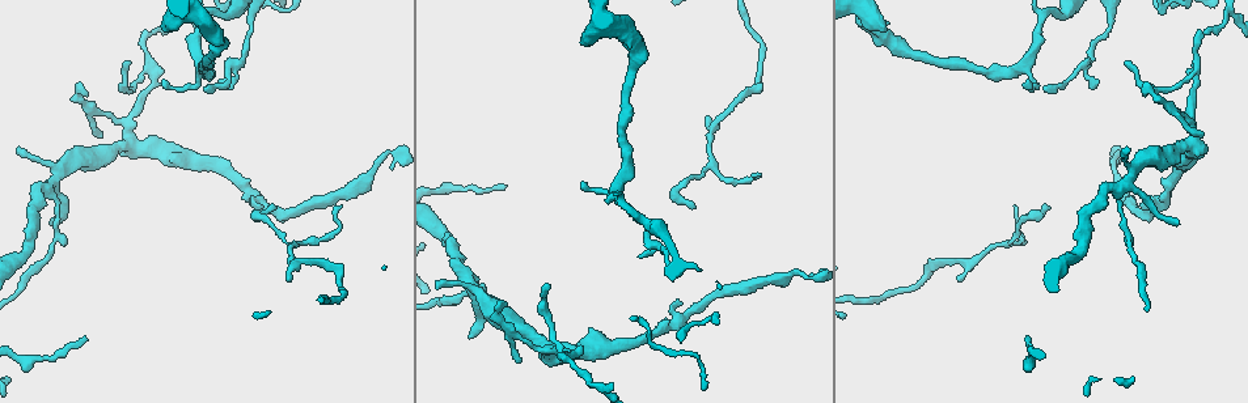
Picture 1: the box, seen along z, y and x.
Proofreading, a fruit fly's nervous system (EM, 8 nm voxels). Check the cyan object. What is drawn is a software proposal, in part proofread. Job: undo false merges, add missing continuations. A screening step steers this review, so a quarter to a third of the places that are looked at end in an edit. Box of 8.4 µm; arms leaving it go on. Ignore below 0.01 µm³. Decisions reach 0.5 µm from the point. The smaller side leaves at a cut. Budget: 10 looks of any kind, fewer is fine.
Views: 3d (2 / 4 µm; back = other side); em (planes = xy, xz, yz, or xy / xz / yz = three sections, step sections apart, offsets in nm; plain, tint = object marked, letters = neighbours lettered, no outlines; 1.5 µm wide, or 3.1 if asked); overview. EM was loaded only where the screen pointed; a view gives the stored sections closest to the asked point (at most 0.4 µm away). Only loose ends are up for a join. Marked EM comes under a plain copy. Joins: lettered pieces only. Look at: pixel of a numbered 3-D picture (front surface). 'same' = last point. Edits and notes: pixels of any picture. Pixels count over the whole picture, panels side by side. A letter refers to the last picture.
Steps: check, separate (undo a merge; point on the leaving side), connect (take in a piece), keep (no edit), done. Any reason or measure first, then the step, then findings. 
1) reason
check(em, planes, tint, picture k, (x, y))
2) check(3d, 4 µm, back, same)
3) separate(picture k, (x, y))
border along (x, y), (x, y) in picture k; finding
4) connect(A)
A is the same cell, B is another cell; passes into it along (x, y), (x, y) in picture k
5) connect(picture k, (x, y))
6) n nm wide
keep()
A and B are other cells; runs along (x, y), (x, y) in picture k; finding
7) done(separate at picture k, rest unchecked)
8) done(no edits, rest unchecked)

tapers out
check(em, planes, letters, picture 1, (1046, 210))

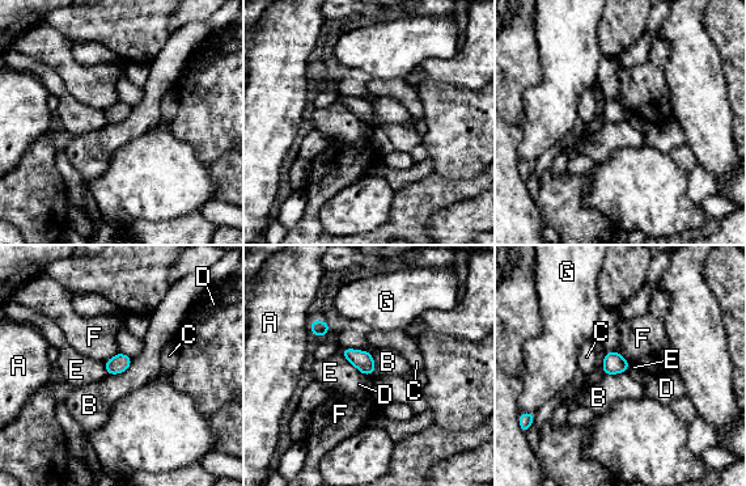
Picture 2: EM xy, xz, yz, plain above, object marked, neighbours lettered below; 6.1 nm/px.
110 nm wide
keep()
A, B, C, D, E, F and G are other cells; no lettered piece goes on from it

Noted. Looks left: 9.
thin neck
check(em, yz, step 4, letters, picture 1, (793, 271))

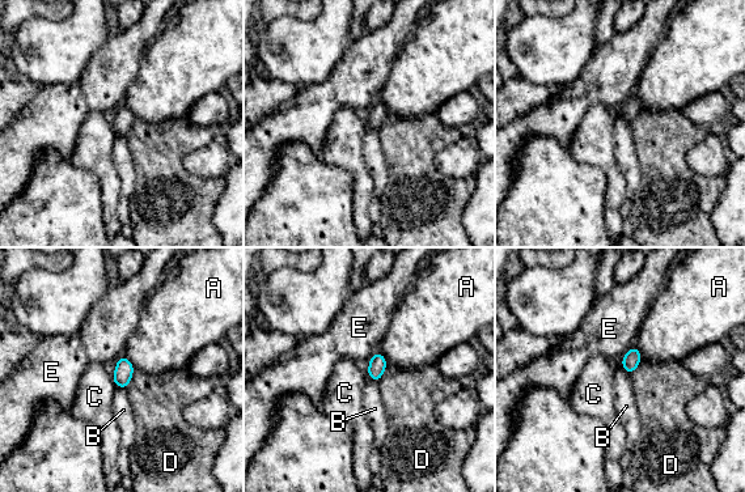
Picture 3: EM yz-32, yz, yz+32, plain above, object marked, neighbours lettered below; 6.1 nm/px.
keep()
A, B, C, D and E are other cells; border along (377, 351), (388, 365) in picture 3; all the same neuron

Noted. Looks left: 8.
thick end
check(em, xz, step 8, letters, picture 1, (582, 44))

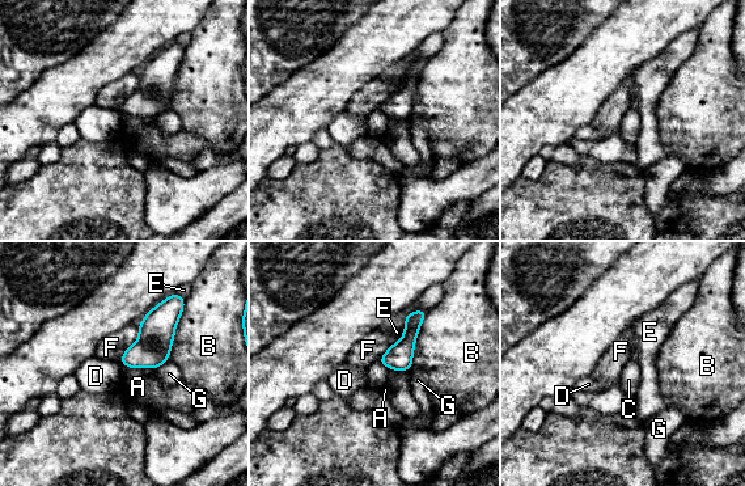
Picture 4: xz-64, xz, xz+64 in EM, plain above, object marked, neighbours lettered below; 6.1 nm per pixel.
keep()
A, B, C, D, E, F and G are other cells; border along (125, 366), (155, 370) in picture 4; no lettered piece goes on from it

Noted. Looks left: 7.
four-way junction
check(em, planes, letters, picture 1, (546, 355))

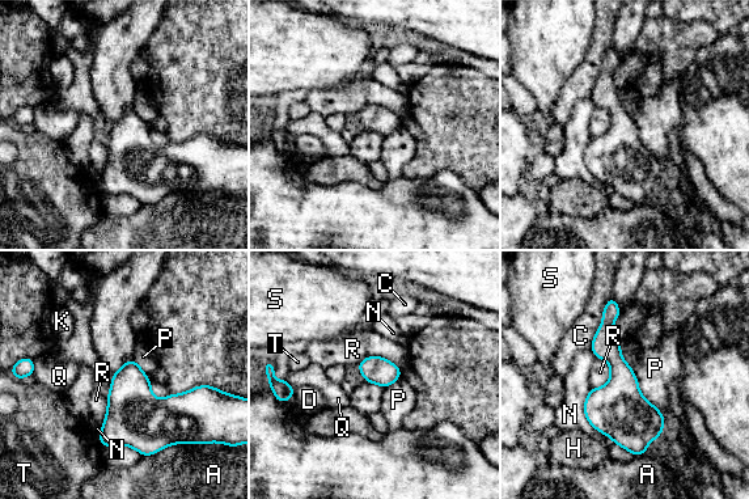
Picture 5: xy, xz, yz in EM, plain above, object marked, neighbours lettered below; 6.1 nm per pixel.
140 nm wide; P touches over 500 nm
keep()
A, C, D, H, K, N, P, Q, R, S and T are other cells; continuous, no second neuron

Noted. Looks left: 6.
done(no edits, rest unchecked)

